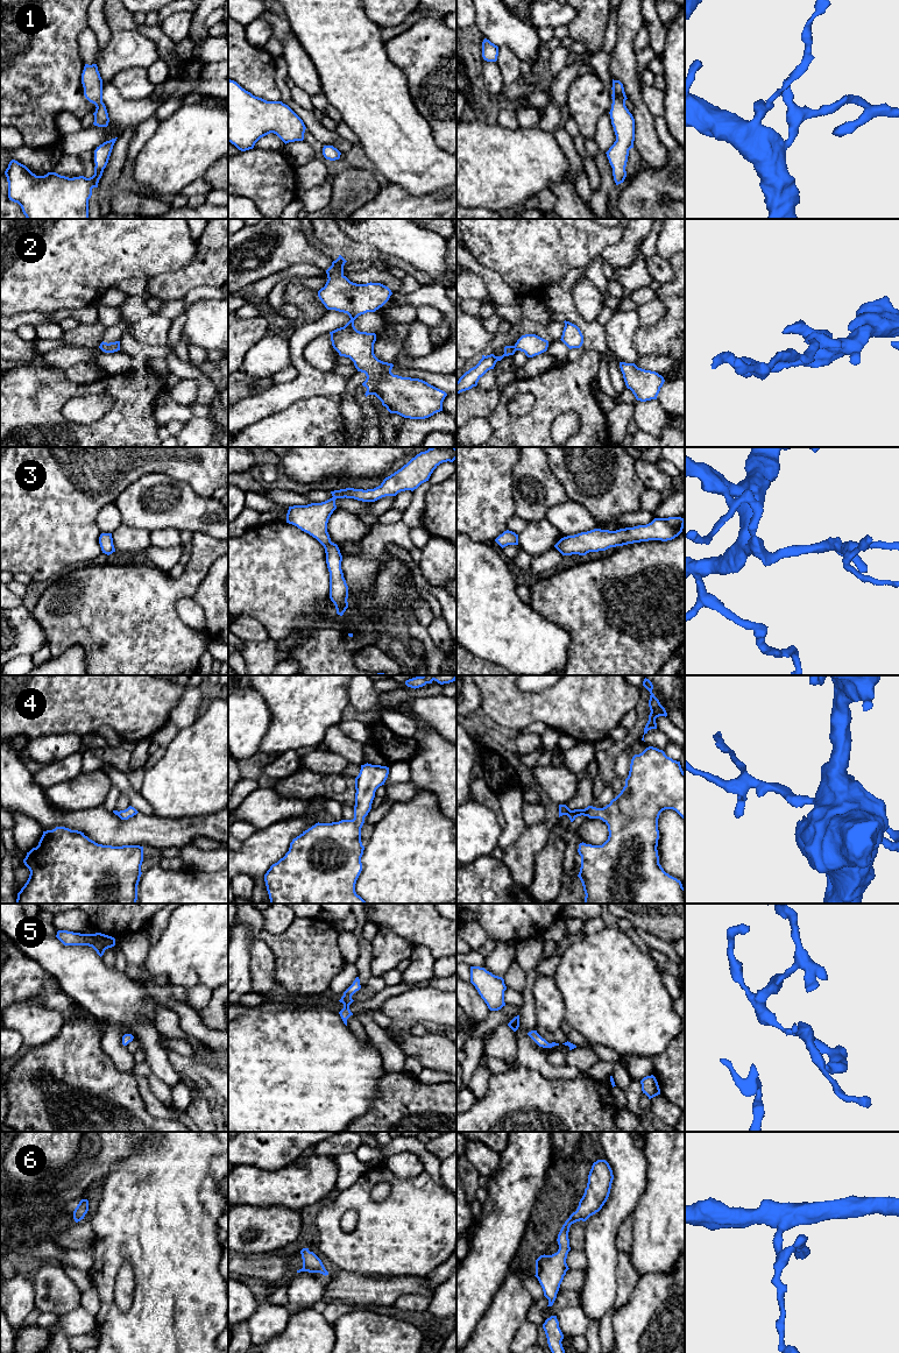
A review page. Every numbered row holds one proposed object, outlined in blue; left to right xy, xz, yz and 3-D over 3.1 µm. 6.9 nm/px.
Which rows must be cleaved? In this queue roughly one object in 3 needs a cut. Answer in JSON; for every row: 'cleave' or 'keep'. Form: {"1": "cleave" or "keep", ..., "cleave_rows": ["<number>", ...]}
{"1": "keep", "2": "keep", "3": "keep", "4": "keep", "5": "keep", "6": "keep", "cleave_rows": []}

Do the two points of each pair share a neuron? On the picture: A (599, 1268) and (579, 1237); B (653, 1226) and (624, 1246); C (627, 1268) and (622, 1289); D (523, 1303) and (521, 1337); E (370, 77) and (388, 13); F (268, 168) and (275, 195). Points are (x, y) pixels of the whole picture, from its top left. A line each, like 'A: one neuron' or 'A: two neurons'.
A: two neurons
B: two neurons
C: one neuron
D: two neurons
E: two neurons
F: one neuron

